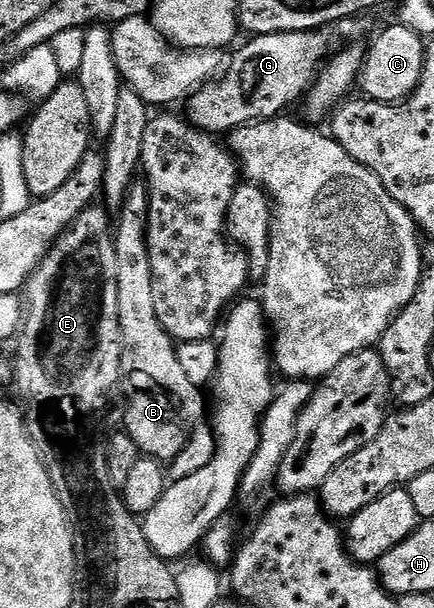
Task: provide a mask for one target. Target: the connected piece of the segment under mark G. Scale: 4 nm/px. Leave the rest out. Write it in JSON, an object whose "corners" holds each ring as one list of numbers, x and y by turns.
{"corners":[[352,17,342,22,331,22,321,30,251,37,250,43,235,58,233,55,221,78,206,83,186,99,186,121,208,134,226,136,242,126,251,126,253,122,279,117,289,102,296,101,298,97,299,101,309,91,332,52,349,43,346,42,349,38,361,36,362,26,358,22,361,21,357,17]]}

